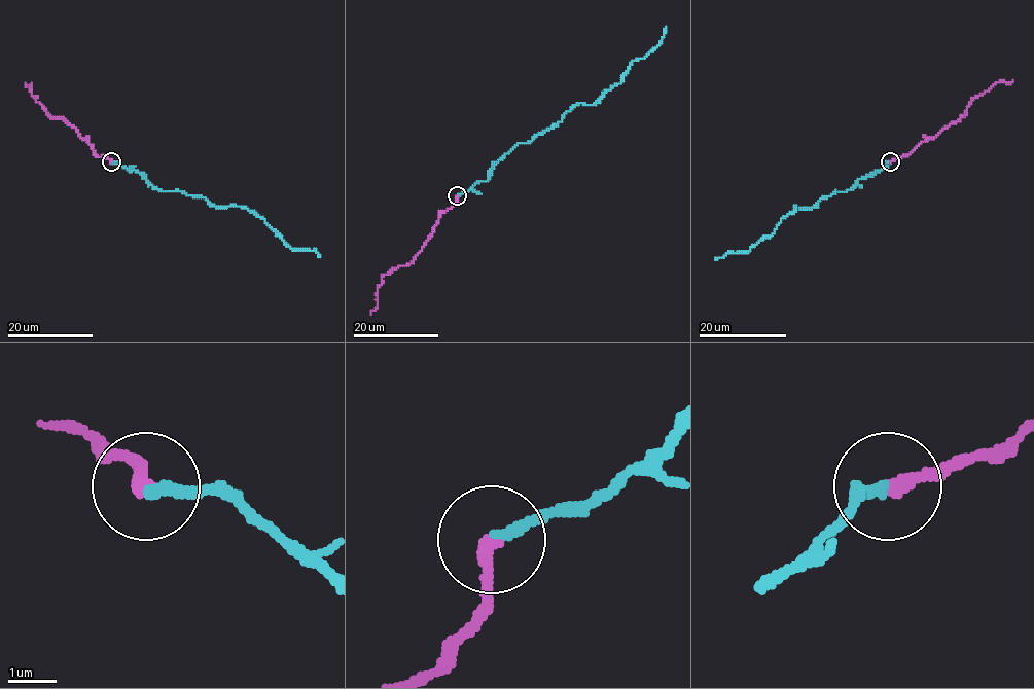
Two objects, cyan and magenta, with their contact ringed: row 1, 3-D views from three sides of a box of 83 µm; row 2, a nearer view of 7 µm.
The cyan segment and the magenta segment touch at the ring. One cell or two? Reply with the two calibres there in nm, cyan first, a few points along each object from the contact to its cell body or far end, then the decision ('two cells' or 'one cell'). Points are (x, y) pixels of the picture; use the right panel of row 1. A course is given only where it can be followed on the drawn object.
240 nm thick on the cyan side, 300 nm on the other; cyan runs (890, 161), (847, 191), (834, 191), (812, 208), (794, 207), (769, 237), (748, 251), (729, 252), (715, 260); magenta runs (890, 161), (905, 156), (920, 143), (956, 122), (975, 97), (999, 81), (1012, 80); one cell

